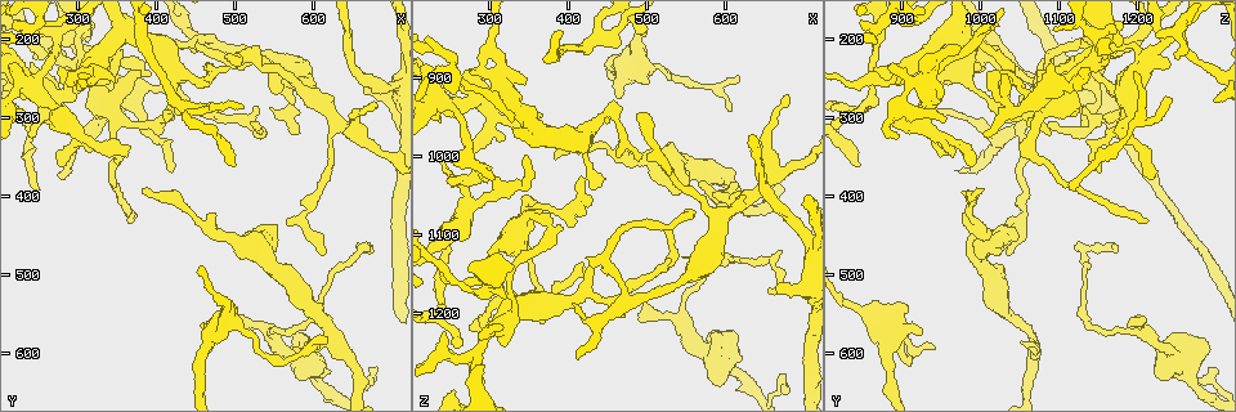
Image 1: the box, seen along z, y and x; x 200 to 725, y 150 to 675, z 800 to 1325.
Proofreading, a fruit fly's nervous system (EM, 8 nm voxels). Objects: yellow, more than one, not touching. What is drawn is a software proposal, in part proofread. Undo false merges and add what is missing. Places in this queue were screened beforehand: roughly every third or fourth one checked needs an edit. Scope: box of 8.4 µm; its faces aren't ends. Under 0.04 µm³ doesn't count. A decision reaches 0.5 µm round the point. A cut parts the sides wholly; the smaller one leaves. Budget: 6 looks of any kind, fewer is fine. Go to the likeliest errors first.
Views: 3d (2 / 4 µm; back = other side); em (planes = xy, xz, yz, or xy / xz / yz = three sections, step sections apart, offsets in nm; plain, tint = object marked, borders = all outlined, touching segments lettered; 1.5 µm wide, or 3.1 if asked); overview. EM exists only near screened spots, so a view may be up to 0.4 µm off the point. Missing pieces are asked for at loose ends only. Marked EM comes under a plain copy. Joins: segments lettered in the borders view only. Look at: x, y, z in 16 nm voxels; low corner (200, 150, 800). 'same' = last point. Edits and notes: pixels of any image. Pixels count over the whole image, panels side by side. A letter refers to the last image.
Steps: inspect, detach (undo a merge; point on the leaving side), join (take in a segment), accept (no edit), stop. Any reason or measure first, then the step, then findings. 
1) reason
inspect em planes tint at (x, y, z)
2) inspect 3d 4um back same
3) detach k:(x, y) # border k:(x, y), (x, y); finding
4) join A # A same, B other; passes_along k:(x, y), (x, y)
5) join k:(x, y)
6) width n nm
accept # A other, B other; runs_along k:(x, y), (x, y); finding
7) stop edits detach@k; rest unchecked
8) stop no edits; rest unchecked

branch stops here
inspect 3d 4um at (385, 390, 1000)

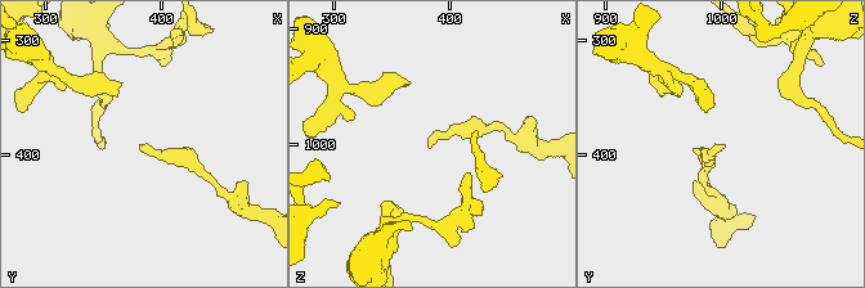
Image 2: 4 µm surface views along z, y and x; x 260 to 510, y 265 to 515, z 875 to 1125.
need the tissue
inspect em xy step 4 tint at (384, 390, 1004)

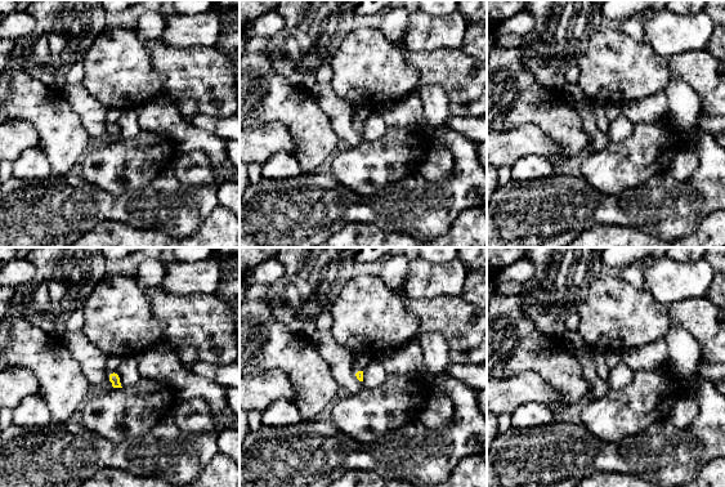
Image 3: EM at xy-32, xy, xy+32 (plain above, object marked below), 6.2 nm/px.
another direction
inspect em planes borders same

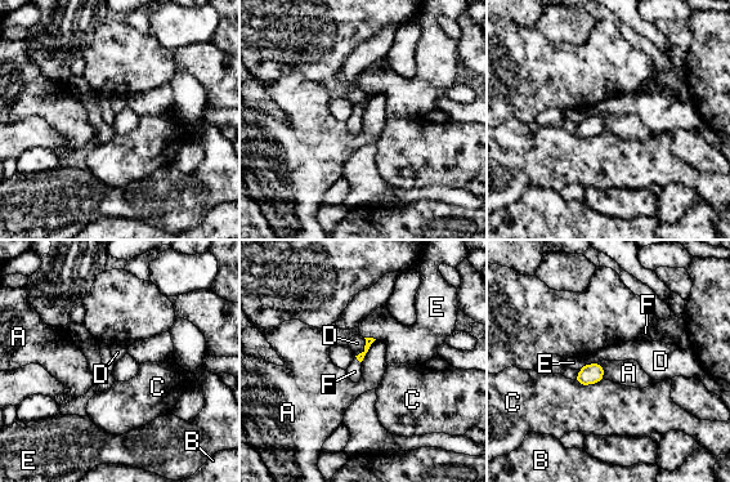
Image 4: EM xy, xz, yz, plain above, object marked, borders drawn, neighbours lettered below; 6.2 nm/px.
join F # A other, B other, C other, D other, E other, F same; passes_along 4:(368, 340), (358, 360), (354, 371); it goes on there

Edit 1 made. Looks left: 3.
inspect overview

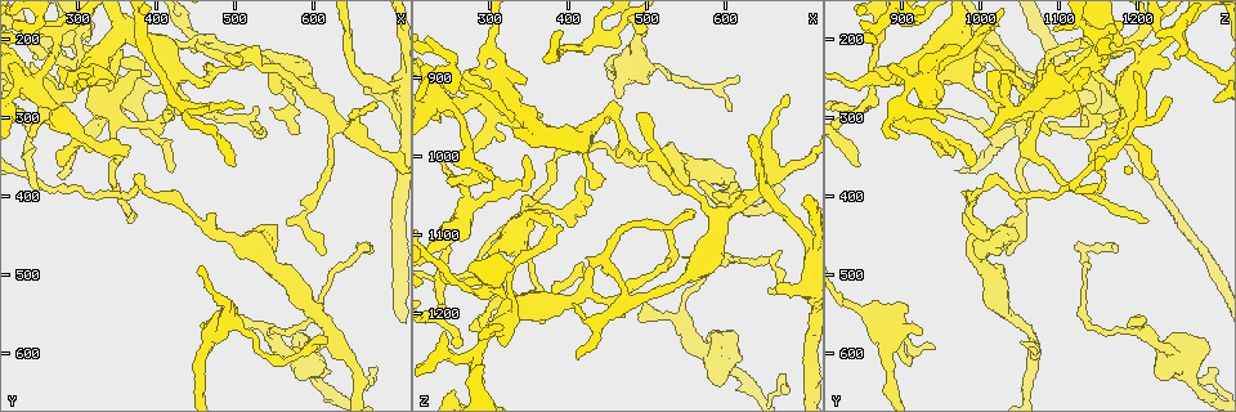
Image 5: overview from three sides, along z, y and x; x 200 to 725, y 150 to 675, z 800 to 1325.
free end
inspect em yz step 8 borders at (665, 270, 1170)

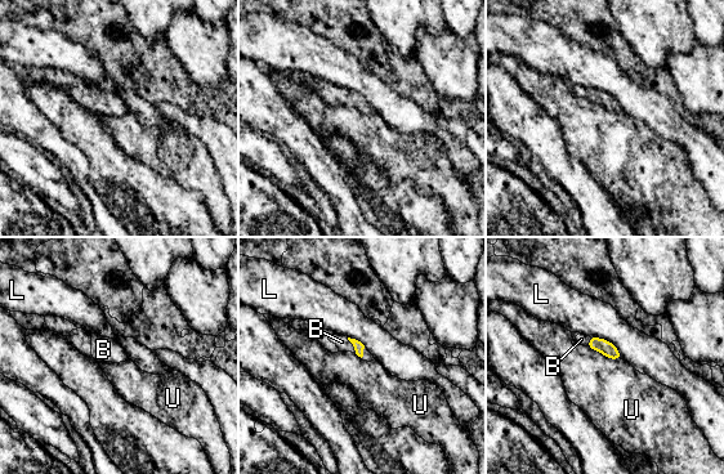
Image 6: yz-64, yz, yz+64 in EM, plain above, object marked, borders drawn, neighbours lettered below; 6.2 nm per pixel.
join B # B same, L other, U other; passes_along 6:(358, 347), (353, 345), (342, 341); it goes on there

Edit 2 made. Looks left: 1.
thin end
inspect em xz step 4 borders at (240, 325, 1005)

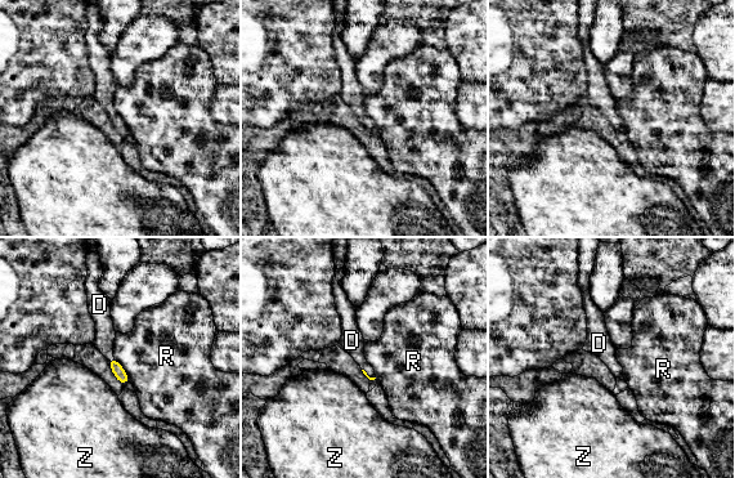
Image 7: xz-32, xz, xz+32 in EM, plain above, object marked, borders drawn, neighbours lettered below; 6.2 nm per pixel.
longest_contact R 200 nm
join D # D same, R other, Z other; passes_along 7:(117, 370), (111, 358), (104, 331); it goes on there

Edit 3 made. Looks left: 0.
stop edits join@4, join@6, join@7; rest unchecked

